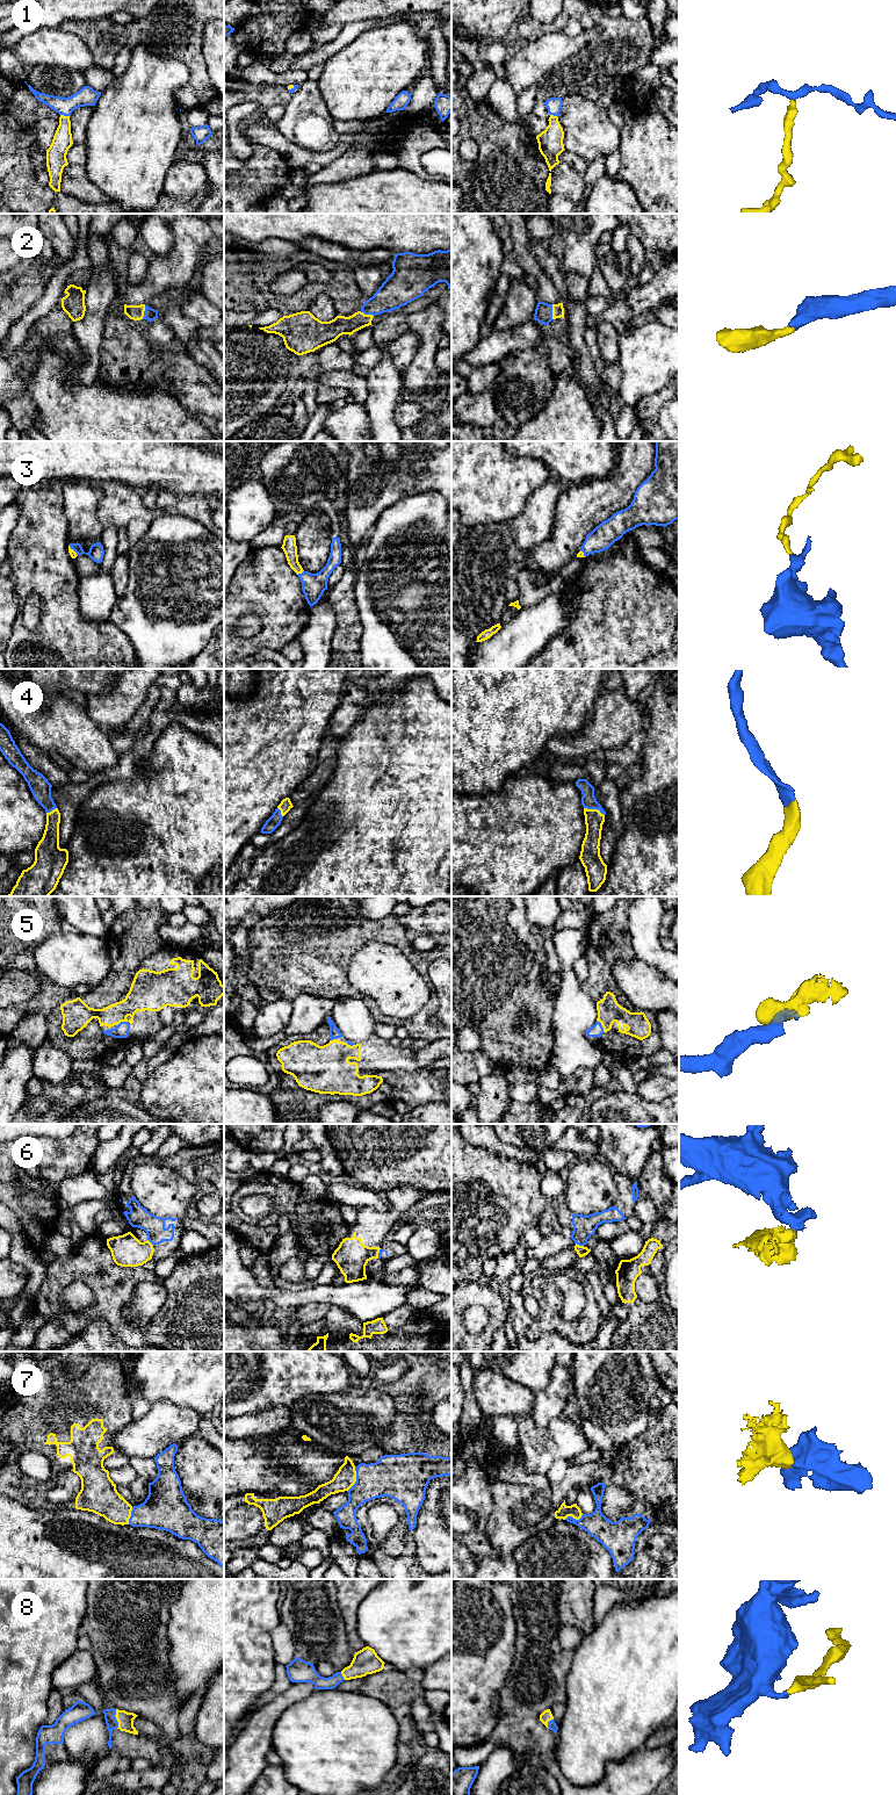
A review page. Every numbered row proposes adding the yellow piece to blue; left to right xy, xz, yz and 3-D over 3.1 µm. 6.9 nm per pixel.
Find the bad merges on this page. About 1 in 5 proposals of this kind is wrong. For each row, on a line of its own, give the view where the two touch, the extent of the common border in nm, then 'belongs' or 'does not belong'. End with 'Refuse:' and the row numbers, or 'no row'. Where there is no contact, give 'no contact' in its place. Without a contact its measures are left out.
1: contact in xy; length 70 nm; belongs
2: contact in yz; length 100 nm; belongs
3: contact in xz; length 50 nm; belongs
4: contact in yz; length 160 nm; belongs
5: contact in yz; length 100 nm; belongs
6: contact in yz; length 60 nm; does not belong
7: contact in xz; length 190 nm; does not belong
8: contact in xy; length 140 nm; belongs
Refuse: 6, 7

